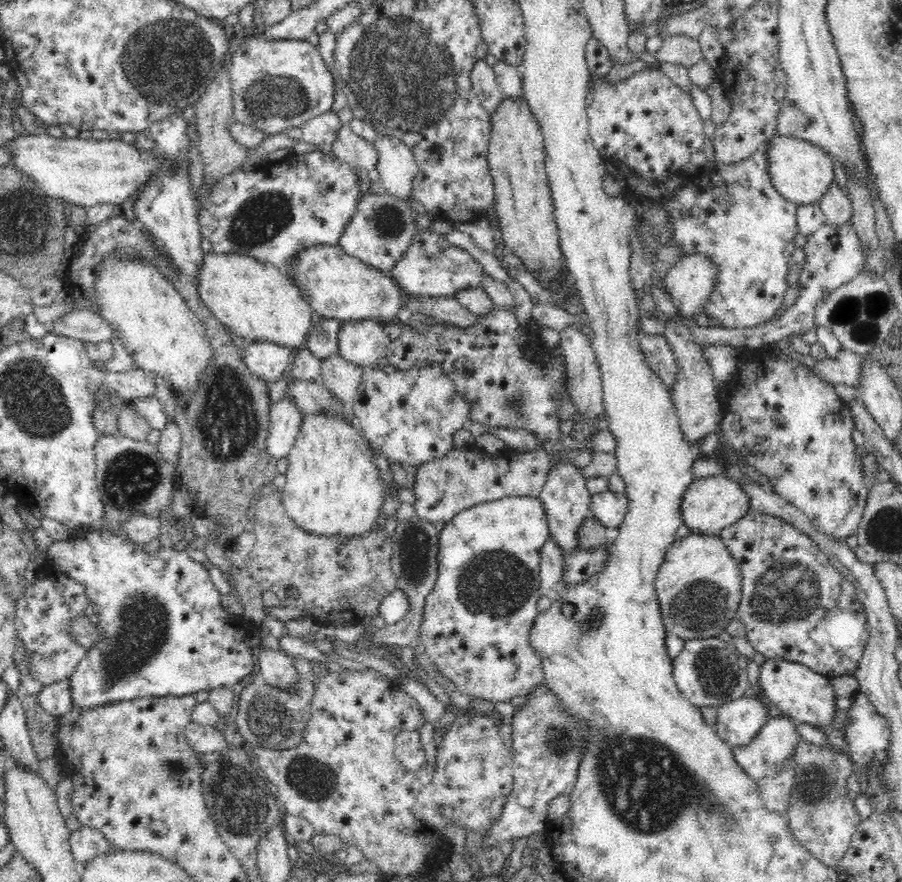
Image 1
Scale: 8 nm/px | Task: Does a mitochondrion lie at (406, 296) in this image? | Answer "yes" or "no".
no

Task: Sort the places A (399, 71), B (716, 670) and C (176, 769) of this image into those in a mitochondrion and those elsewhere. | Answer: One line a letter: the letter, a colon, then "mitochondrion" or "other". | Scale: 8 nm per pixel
A: mitochondrion
B: mitochondrion
C: mitochondrion

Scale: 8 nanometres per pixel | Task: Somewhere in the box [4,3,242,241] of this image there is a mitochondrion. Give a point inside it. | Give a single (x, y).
(168, 61)

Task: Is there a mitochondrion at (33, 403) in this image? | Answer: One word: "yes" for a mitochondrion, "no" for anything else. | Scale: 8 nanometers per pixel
yes

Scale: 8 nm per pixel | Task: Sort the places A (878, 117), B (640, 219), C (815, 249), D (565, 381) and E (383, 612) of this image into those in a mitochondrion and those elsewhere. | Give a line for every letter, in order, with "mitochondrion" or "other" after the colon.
A: other
B: other
C: other
D: other
E: other

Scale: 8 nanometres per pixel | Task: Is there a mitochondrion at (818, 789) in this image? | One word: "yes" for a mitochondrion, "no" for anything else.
yes

